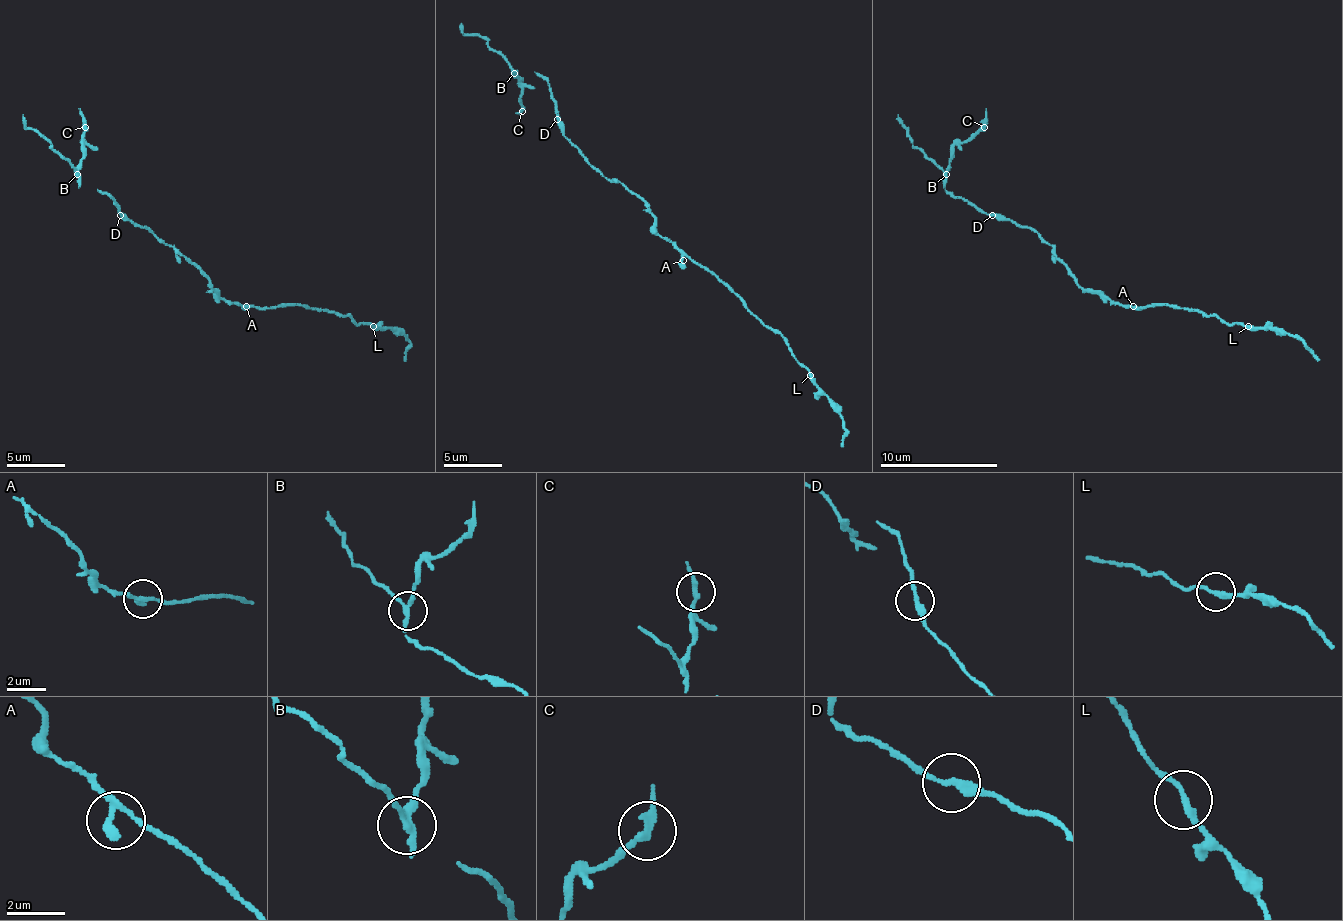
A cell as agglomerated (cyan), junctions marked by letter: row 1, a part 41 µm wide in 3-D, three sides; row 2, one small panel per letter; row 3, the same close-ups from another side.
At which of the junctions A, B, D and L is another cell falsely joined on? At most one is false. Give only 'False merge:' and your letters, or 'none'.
False merge: B

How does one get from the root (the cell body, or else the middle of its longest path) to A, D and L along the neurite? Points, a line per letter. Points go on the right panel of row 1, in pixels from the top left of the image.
A: (1080, 285), (1101, 291), (1116, 303), (1133, 306)
D: (1080, 285), (1033, 229), (1016, 226), (1010, 221), (998, 221), (992, 215)
L: (1080, 285), (1101, 291), (1113, 303), (1121, 306), (1136, 309), (1177, 306), (1212, 314), (1227, 323), (1248, 326)

